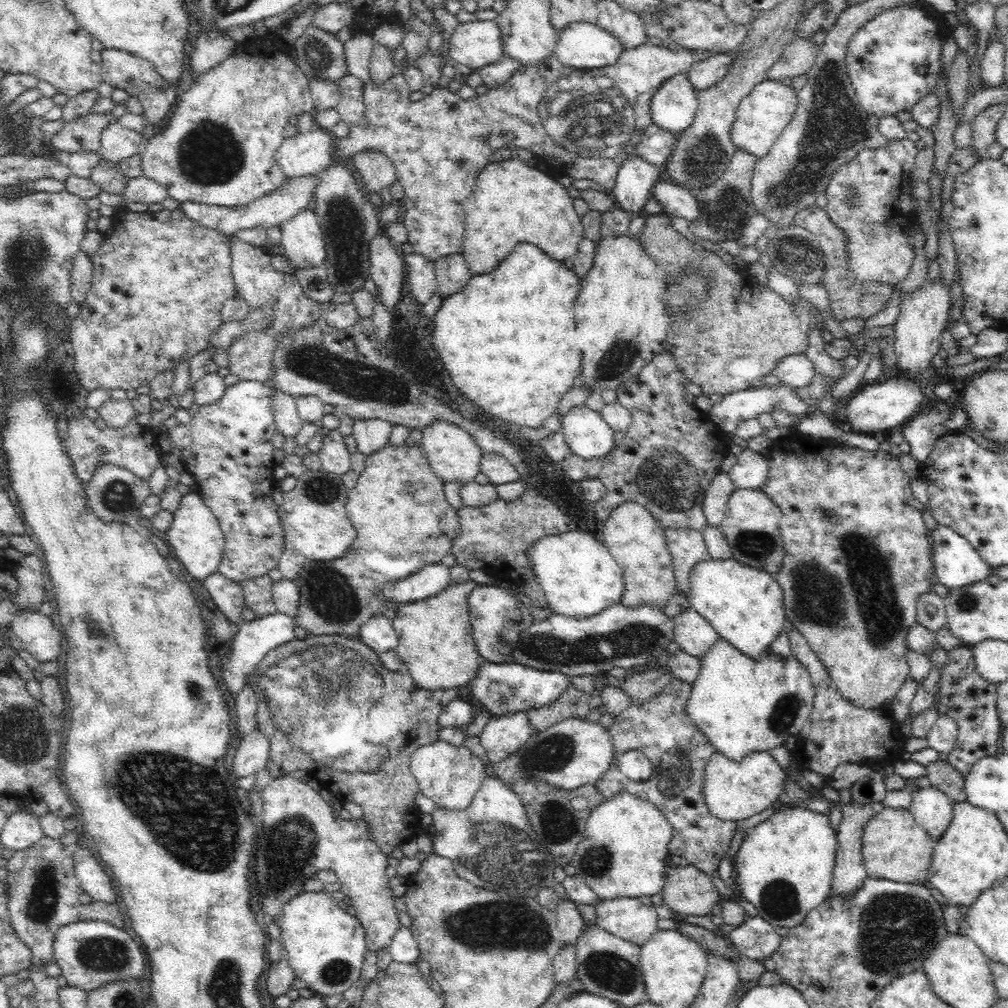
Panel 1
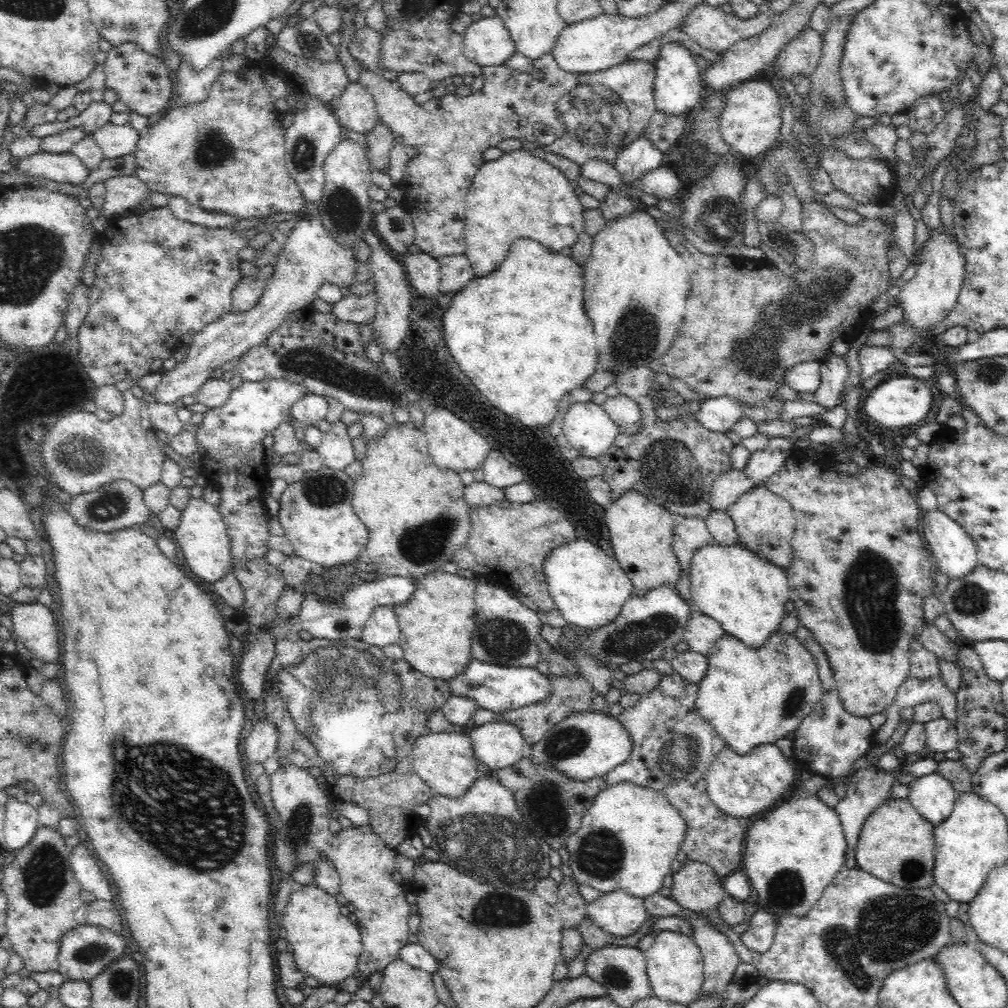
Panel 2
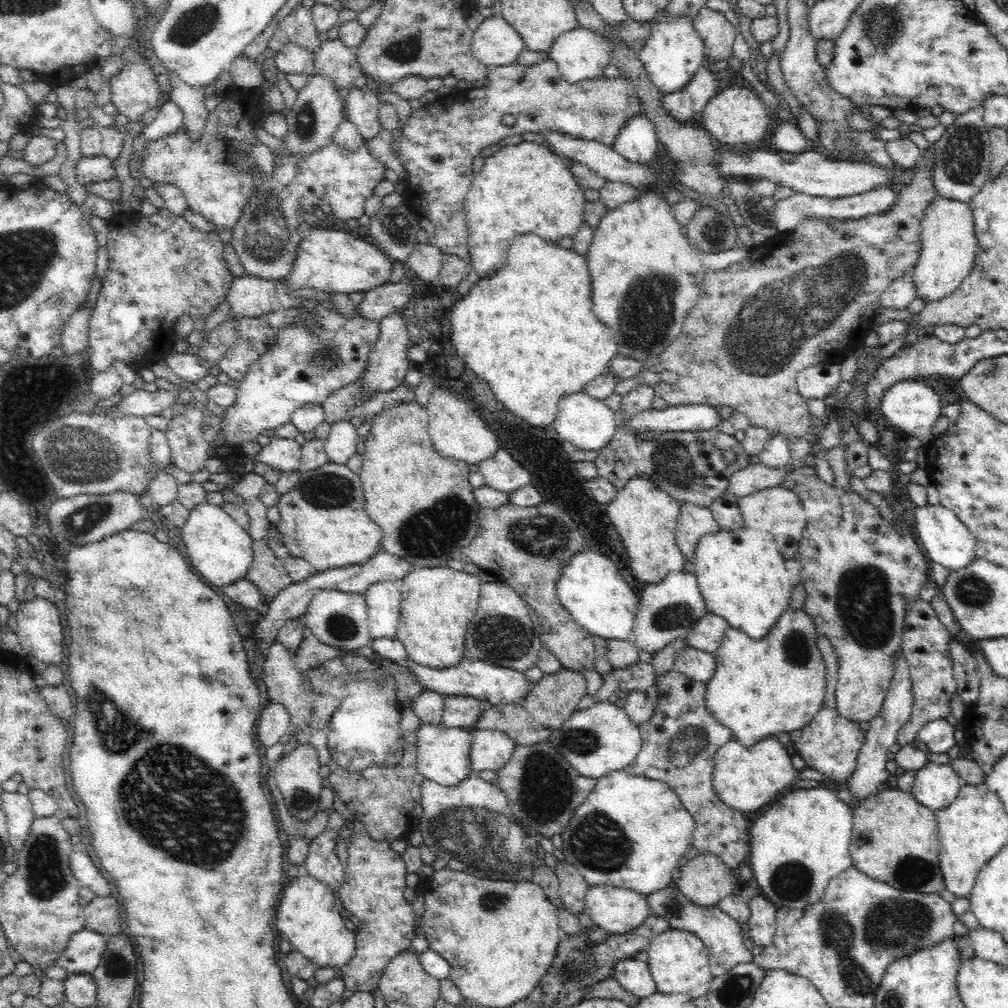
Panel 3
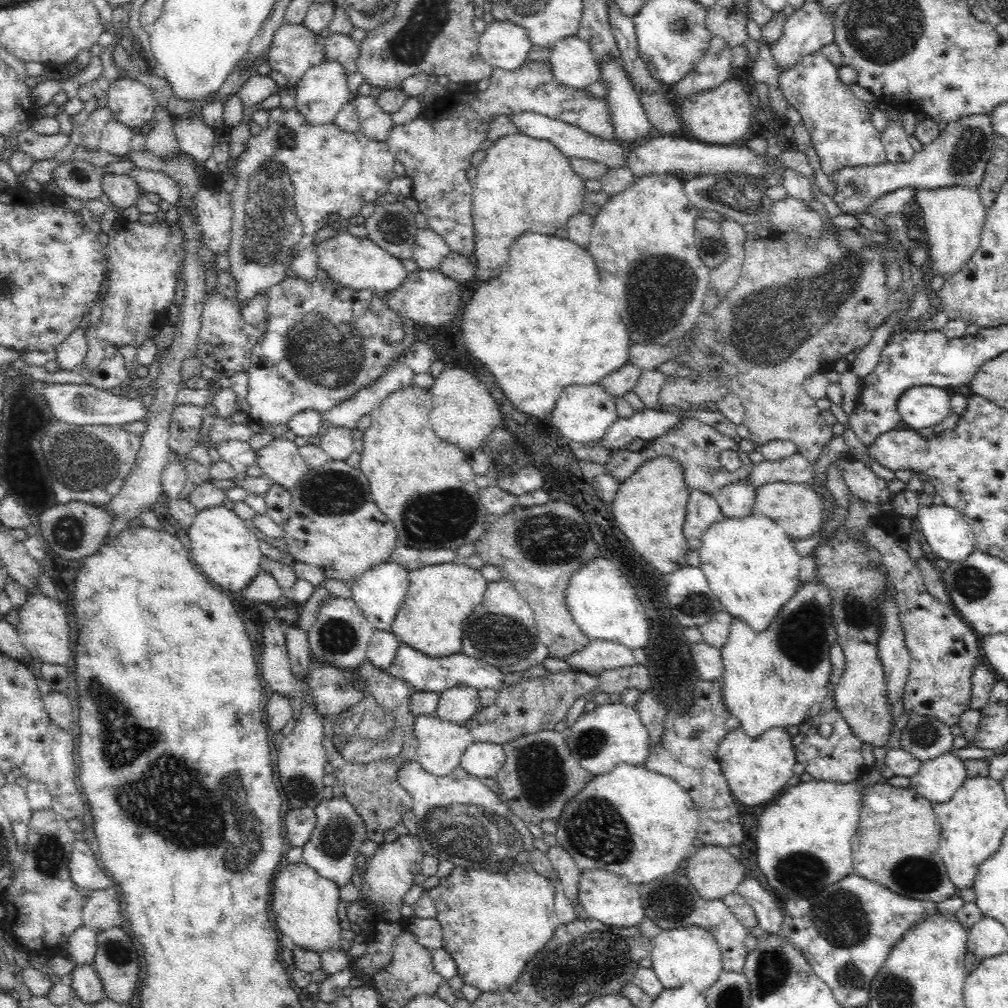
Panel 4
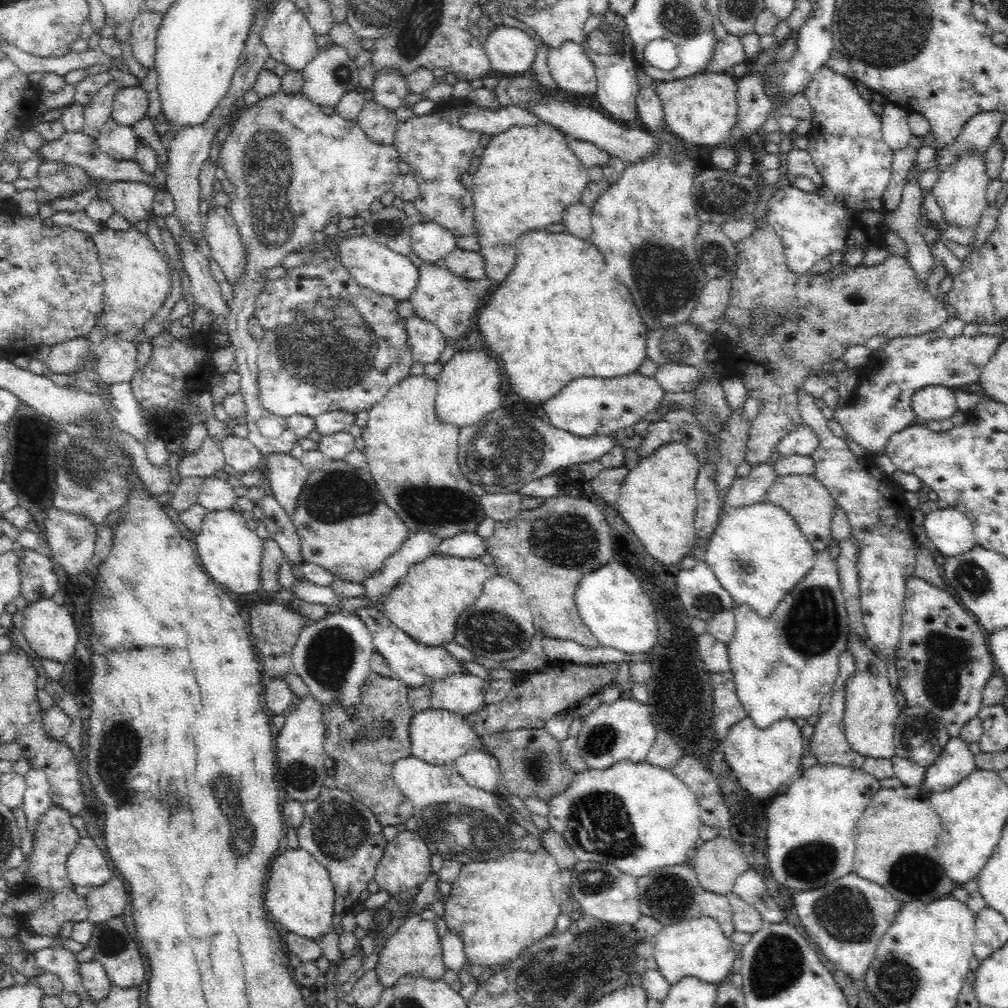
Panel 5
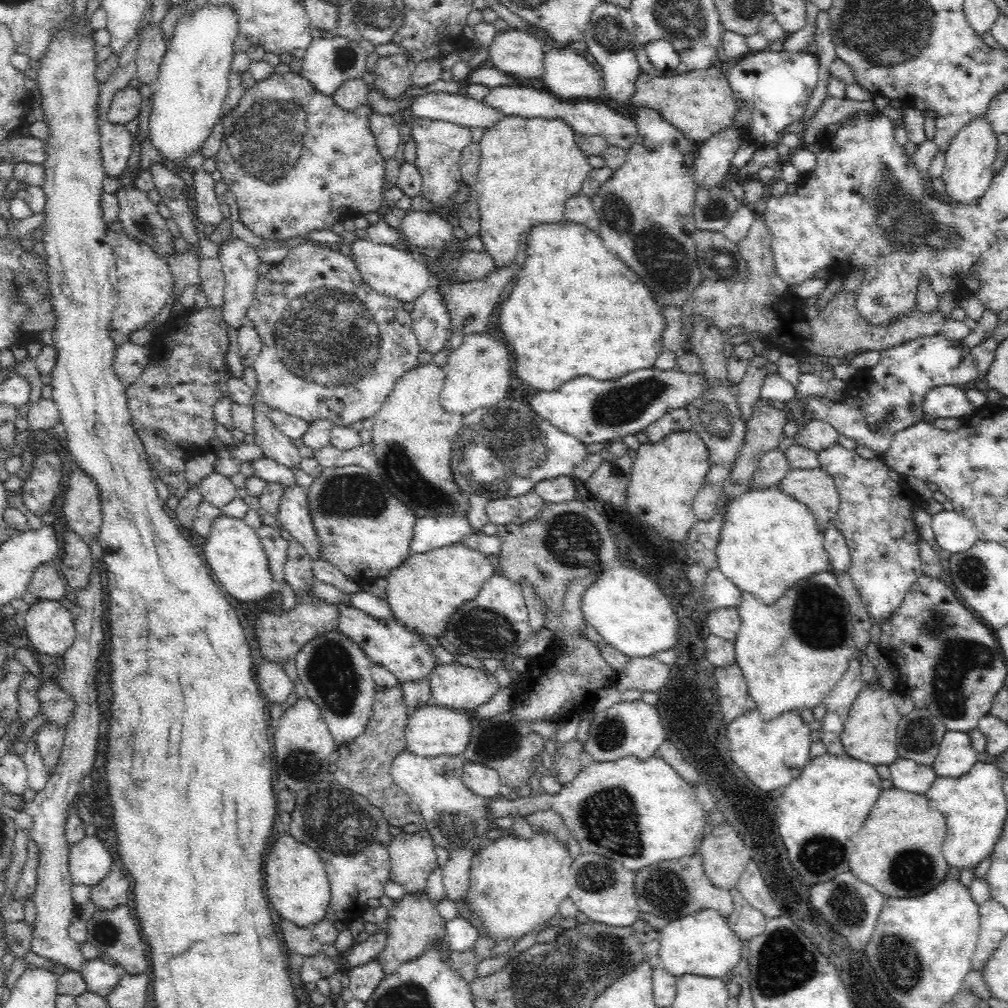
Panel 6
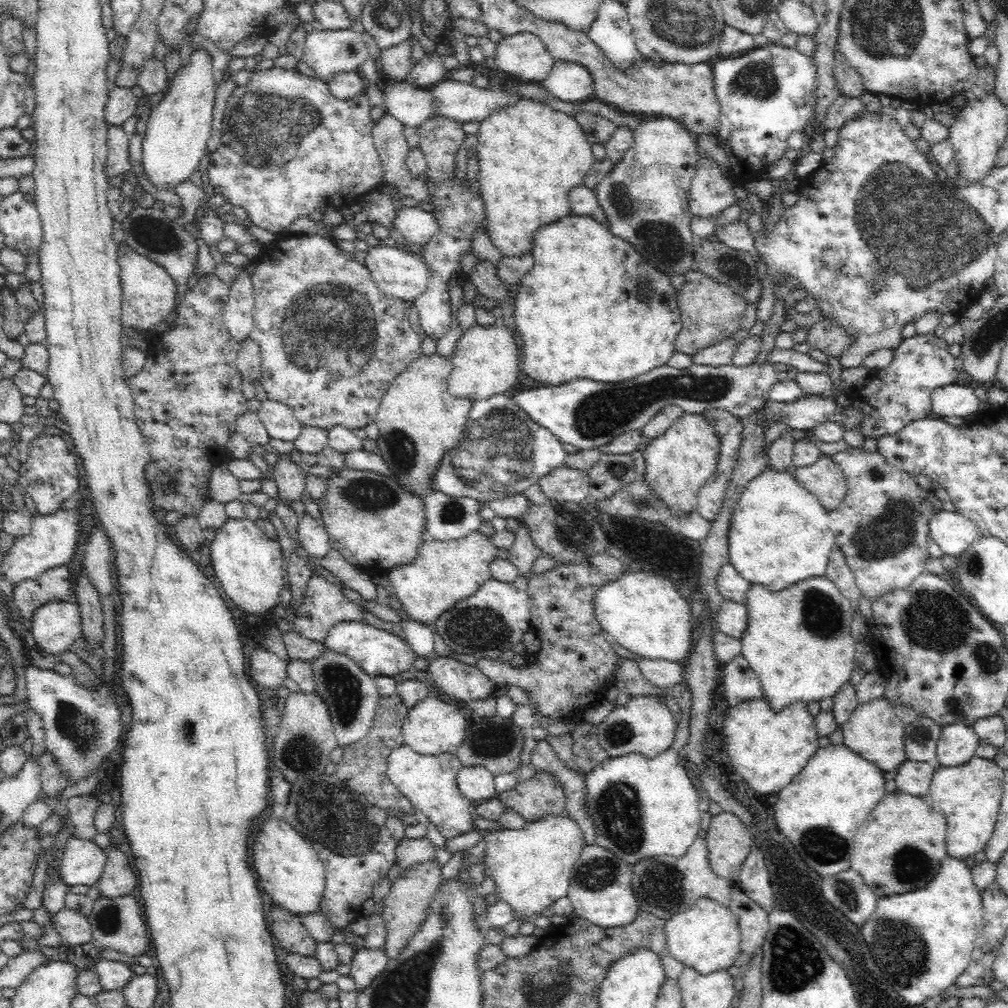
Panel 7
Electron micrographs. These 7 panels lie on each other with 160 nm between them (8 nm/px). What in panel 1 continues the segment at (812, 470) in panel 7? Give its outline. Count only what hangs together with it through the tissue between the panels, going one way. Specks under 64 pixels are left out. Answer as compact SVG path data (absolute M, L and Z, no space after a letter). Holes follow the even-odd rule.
M735 489L729 497L726 515L718 526L726 537L731 558L743 565L750 565L750 568L763 569L774 576L780 570L785 555L778 528L781 517L778 506L769 500L765 492L760 489Z

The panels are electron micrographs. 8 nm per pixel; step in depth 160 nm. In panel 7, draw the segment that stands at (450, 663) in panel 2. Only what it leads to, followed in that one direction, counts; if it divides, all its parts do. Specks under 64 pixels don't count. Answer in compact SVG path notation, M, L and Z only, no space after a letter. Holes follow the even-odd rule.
M478 531L449 541L424 540L410 564L389 570L392 593L408 618L434 625L443 612L459 600L472 596L482 584L492 579L490 563L496 559L496 552L493 541Z

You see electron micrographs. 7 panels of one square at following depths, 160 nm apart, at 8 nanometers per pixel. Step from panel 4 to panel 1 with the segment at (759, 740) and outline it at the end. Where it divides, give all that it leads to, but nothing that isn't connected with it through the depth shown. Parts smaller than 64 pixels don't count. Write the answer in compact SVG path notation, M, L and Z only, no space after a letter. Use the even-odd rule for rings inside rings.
M715 752L705 766L703 797L712 816L723 821L746 820L778 802L786 778L786 770L768 752L751 752L739 762Z

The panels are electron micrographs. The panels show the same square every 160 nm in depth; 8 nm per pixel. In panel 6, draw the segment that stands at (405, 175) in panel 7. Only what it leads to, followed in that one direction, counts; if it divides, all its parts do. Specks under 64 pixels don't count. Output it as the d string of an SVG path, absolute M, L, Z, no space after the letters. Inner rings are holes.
M372 110L369 114L369 127L382 156L386 159L394 157L398 146L400 146L400 136L395 117Z

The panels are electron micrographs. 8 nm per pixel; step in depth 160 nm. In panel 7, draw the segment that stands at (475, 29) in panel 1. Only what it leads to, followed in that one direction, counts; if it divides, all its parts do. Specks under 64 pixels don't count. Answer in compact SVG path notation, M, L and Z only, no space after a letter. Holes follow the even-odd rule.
M530 32L519 33L513 36L504 36L500 42L497 43L491 63L508 72L514 74L522 80L530 80L535 84L540 84L550 74L553 67L554 58L549 55L545 44L539 40L534 34Z

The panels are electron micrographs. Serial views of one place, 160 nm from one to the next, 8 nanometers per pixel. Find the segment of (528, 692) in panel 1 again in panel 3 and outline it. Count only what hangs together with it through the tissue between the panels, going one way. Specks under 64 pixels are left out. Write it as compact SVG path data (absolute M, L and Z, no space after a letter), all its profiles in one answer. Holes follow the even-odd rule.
M465 656L458 664L450 668L433 669L426 665L419 665L406 658L403 662L407 664L407 670L415 675L428 691L447 696L473 696L480 702L488 701L491 705L498 706L508 703L518 703L531 689L532 682L526 678L523 671L513 668L504 668L498 665L488 664L483 660L470 659Z

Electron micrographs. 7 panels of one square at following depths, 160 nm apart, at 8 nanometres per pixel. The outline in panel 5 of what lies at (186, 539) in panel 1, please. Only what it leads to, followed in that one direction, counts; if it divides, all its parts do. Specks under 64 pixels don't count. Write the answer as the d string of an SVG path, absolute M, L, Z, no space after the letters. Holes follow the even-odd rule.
M231 509L207 512L195 537L198 556L208 576L230 594L250 594L260 589L263 540L246 527L242 514Z

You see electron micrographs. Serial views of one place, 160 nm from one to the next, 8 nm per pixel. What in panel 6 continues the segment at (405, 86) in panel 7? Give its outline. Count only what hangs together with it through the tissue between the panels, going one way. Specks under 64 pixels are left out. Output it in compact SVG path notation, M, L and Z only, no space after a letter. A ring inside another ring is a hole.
M448 92L418 95L409 107L415 118L446 121L466 128L481 128L483 132L495 125L505 114L479 100Z

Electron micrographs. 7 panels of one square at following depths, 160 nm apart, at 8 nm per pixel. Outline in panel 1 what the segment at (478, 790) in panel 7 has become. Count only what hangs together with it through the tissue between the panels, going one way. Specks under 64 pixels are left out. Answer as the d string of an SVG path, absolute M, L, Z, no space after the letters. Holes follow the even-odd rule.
M522 711L490 718L479 737L489 764L494 764L516 752L533 733L527 712Z

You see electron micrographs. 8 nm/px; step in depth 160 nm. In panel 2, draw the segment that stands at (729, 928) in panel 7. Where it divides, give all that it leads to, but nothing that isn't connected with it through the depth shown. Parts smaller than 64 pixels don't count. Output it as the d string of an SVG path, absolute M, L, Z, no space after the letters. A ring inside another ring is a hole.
M659 931L653 943L643 953L652 997L686 1006L700 998L704 978L703 956L691 937L672 931Z

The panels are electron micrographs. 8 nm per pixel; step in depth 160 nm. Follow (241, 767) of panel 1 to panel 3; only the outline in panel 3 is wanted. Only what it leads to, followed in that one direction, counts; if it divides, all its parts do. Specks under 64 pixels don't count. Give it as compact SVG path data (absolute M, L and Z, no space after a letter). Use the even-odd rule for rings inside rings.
M265 703L258 718L258 742L264 748L270 748L289 732L290 715L282 705Z

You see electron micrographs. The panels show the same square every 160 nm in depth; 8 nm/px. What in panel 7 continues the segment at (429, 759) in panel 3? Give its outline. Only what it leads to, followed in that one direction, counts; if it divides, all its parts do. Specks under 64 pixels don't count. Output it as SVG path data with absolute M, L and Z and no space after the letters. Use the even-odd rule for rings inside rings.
M428 696L407 712L402 727L404 745L413 748L414 752L422 756L456 752L467 735L469 723L469 717L462 710L442 701L441 698Z

